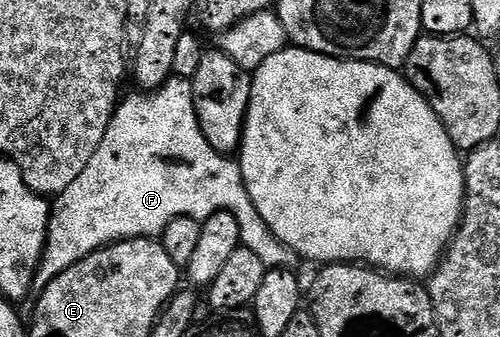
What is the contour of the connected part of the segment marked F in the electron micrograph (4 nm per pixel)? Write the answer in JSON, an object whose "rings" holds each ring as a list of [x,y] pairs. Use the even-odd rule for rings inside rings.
{"rings":[[[173,78],[160,88],[136,90],[133,96],[127,96],[117,103],[110,126],[98,150],[94,150],[94,158],[86,162],[86,170],[82,170],[82,174],[78,174],[78,178],[74,178],[74,182],[66,186],[62,195],[51,201],[46,246],[27,299],[32,302],[37,300],[46,286],[50,286],[50,282],[54,282],[58,274],[62,274],[62,270],[70,270],[74,262],[82,262],[82,258],[94,254],[98,249],[115,244],[117,240],[159,237],[166,226],[174,222],[174,218],[183,216],[203,222],[219,212],[234,214],[240,227],[240,243],[243,247],[254,250],[254,254],[262,258],[269,270],[291,269],[298,257],[273,234],[266,222],[262,222],[262,214],[258,214],[246,190],[239,163],[231,155],[214,150],[214,146],[206,142],[206,134],[202,134],[194,106],[191,79]]]}

